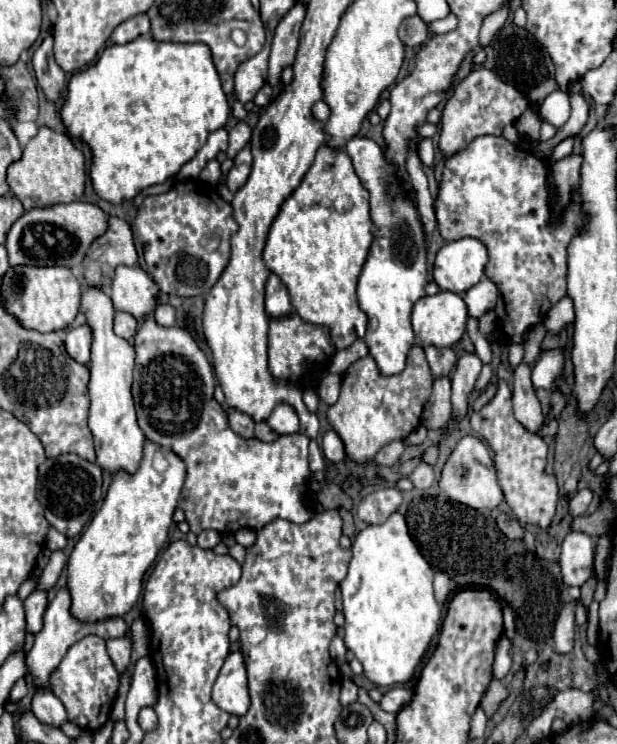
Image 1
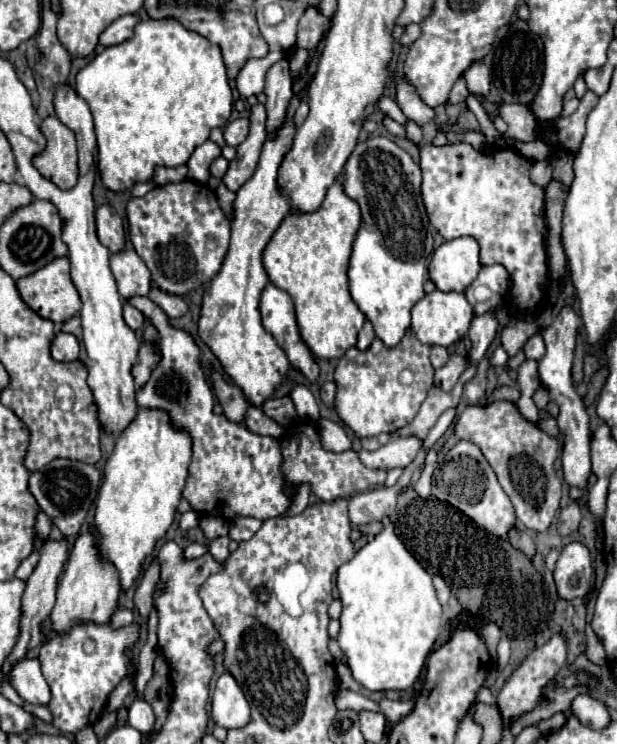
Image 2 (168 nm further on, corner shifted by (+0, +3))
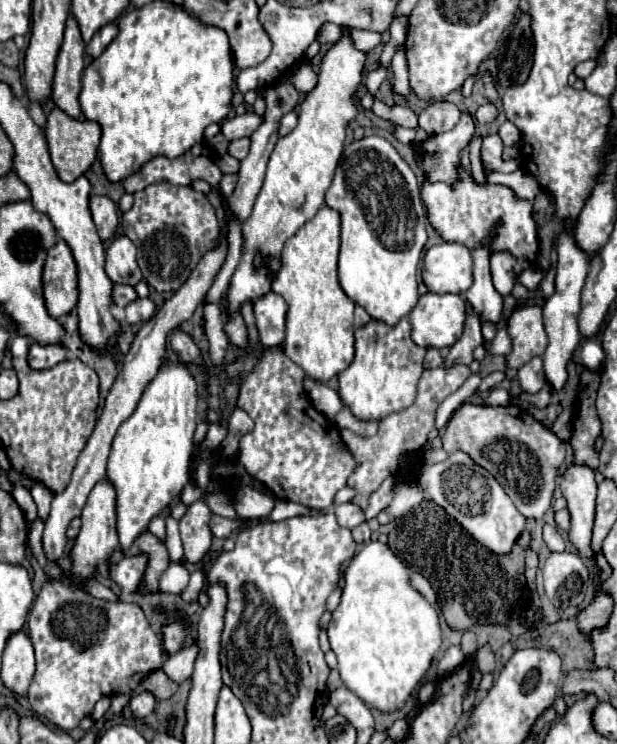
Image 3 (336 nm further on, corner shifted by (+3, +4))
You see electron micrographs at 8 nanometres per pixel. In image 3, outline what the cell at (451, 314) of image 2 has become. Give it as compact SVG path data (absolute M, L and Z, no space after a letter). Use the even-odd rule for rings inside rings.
M425 293L409 313L413 327L411 337L419 347L451 347L463 333L467 319L465 301L461 295Z

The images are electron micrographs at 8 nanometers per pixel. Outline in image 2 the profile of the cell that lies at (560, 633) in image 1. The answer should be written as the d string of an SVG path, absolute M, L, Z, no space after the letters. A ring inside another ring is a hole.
M554 634L544 646L540 648L534 648L524 660L522 664L512 672L512 676L504 682L498 698L496 698L496 704L498 704L498 710L504 718L504 724L510 726L516 718L520 718L522 714L534 710L542 700L542 688L558 674L558 670L566 664L566 654L568 654L568 646L566 646L566 640L562 634Z

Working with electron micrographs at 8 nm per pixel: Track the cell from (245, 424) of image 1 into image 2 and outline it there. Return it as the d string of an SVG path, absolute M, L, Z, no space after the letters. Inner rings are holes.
M210 366L210 382L212 382L212 388L214 388L214 394L218 396L218 402L222 404L224 408L224 416L232 422L242 422L244 420L244 414L248 410L248 402L244 398L244 392L238 388L238 386L232 386L228 384L220 372L216 372L212 366Z

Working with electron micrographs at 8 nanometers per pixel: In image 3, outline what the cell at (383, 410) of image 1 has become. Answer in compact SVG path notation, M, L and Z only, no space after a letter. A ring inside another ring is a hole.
M401 319L395 327L369 321L369 325L355 331L353 363L337 375L343 405L361 421L381 421L391 413L411 407L417 395L417 381L423 373L423 359L425 349L413 343L407 319Z

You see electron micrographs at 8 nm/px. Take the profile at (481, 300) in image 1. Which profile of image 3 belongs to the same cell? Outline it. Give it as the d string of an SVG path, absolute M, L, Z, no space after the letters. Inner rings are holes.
M495 253L495 255L491 255L491 277L493 277L493 287L503 297L509 295L513 285L515 285L513 255L509 255L509 253Z

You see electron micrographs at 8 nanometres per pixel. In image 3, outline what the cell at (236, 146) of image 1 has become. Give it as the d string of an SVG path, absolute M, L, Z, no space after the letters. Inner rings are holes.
M245 113L245 115L237 115L233 119L225 119L221 123L221 133L233 141L233 139L241 139L241 137L249 137L259 125L261 125L261 117L255 113Z

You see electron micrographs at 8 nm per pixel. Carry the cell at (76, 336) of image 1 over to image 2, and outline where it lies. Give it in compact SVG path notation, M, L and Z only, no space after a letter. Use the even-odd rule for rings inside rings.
M56 334L56 338L52 340L52 358L56 362L72 362L72 360L78 360L78 352L80 352L80 344L76 340L76 336L72 334Z

